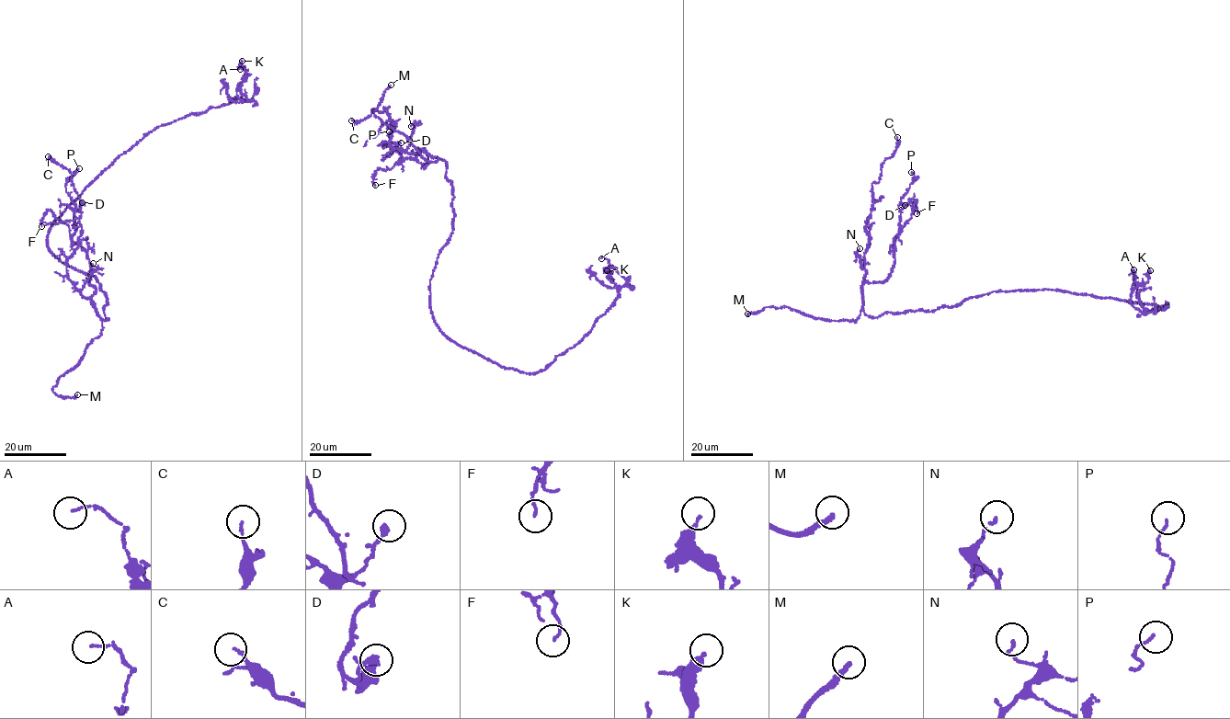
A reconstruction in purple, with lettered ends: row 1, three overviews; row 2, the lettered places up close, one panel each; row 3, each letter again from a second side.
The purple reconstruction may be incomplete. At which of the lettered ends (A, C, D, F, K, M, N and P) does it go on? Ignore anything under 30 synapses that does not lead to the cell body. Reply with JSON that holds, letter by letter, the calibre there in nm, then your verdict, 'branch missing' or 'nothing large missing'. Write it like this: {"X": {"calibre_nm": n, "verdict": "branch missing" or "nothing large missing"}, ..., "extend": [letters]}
{"A": {"calibre_nm": 90, "verdict": "nothing large missing"}, "C": {"calibre_nm": 110, "verdict": "nothing large missing"}, "D": {"calibre_nm": 200, "verdict": "nothing large missing"}, "F": {"calibre_nm": 110, "verdict": "nothing large missing"}, "K": {"calibre_nm": 200, "verdict": "nothing large missing"}, "M": {"calibre_nm": 220, "verdict": "branch missing"}, "N": {"calibre_nm": 120, "verdict": "nothing large missing"}, "P": {"calibre_nm": 100, "verdict": "nothing large missing"}, "extend": ["M"]}

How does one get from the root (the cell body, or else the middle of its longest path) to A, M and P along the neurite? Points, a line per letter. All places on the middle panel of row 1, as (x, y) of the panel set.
A: (430, 300), (433, 320), (449, 338), (500, 366), (537, 372), (587, 336), (627, 281), (601, 258)
M: (430, 300), (429, 280), (452, 230), (451, 182), (443, 160), (423, 158), (411, 141), (375, 116), (391, 85)
P: (430, 300), (452, 230), (451, 182), (423, 149), (425, 167), (400, 161), (394, 142), (382, 147), (389, 131)

